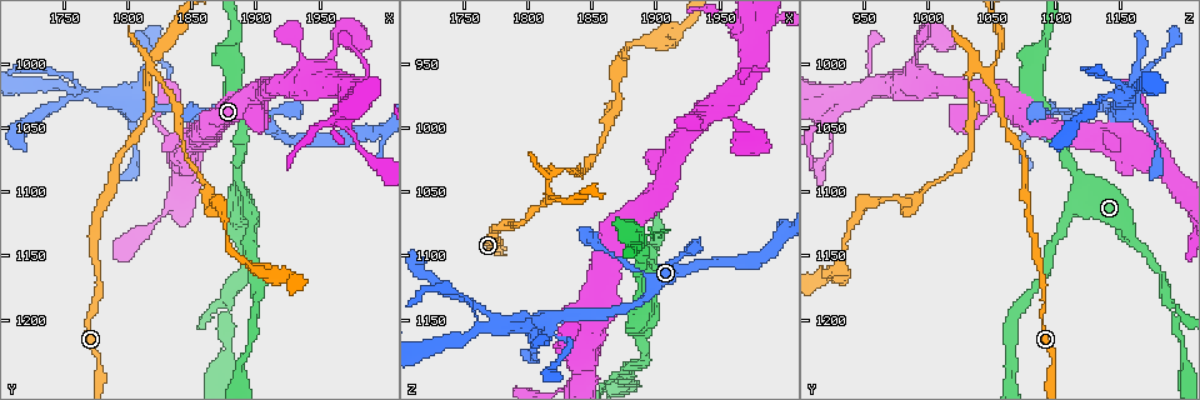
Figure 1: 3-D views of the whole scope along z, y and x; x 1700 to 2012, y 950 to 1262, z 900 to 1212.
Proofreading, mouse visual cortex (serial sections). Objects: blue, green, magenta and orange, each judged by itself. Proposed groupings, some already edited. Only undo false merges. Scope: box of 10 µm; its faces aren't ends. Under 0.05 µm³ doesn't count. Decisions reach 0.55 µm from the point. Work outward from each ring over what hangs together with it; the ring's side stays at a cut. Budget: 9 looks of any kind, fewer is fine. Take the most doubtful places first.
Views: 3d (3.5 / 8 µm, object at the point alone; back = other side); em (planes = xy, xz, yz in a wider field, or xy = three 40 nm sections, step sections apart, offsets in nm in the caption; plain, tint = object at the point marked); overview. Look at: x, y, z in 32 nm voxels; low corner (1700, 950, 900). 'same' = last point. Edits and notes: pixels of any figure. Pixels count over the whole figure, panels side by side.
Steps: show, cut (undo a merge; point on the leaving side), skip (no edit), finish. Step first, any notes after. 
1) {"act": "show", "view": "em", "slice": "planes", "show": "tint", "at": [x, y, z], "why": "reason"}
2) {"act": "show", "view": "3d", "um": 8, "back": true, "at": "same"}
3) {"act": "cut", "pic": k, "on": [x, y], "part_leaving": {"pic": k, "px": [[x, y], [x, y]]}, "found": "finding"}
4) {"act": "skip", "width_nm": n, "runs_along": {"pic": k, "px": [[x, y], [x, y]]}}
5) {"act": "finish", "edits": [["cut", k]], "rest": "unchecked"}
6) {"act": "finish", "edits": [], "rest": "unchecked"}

{"act": "show", "view": "3d", "um": 3.5, "at": [1816, 1006, 1048], "why": "thin neck"}

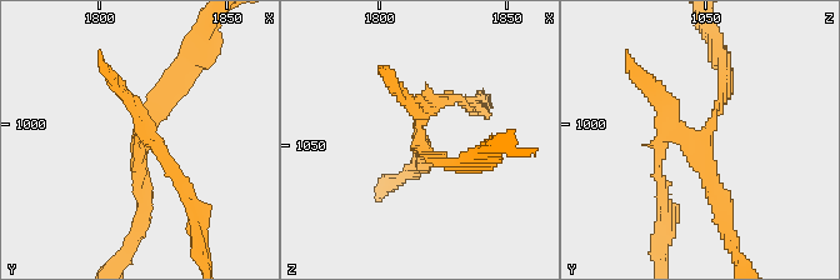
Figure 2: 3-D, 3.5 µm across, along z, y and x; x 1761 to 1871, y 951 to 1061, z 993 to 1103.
{"act": "show", "view": "em", "slice": "planes", "show": "tint", "at": [1815, 1009, 1048], "why": "need the tissue"}

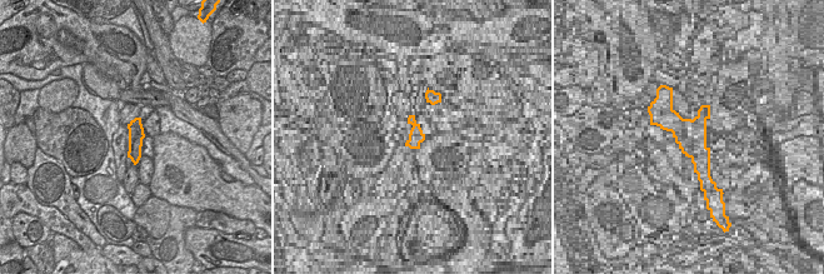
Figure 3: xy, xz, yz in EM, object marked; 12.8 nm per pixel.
{"act": "cut", "pic": 2, "on": [166, 160], "part_leaving": {"pic": 2, "px": [[140, 136], [163, 151], [194, 216]]}, "found": "two cells meet here"}

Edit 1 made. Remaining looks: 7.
{"act": "show", "view": "overview", "why": "redraw"}

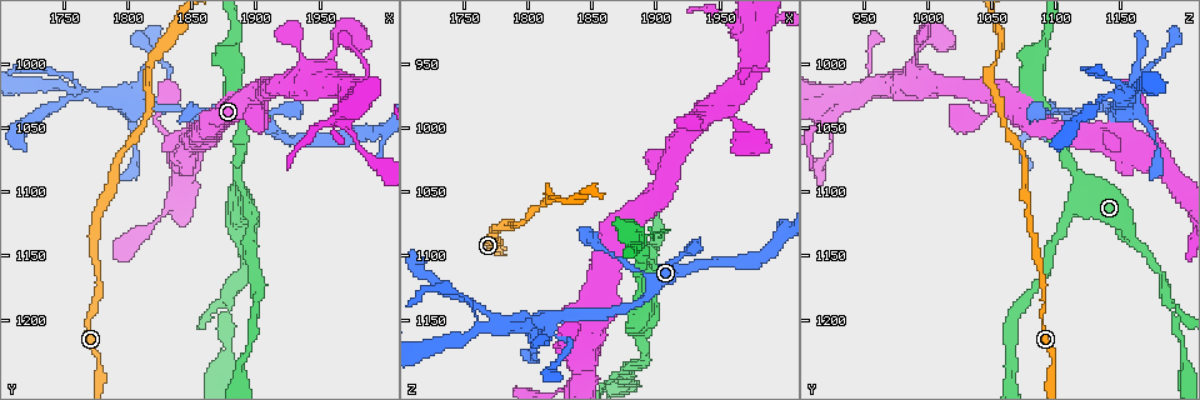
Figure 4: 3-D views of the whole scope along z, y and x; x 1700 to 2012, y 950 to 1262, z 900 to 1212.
{"act": "show", "view": "3d", "um": 3.5, "at": [1880, 1184, 1188]}

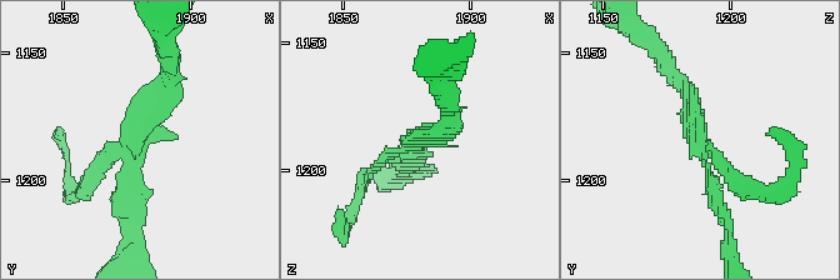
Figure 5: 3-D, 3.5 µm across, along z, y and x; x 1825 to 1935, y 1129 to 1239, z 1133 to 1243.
{"act": "show", "view": "em", "slice": "xy", "step": 3, "show": "tint", "at": [1880, 1186, 1188]}

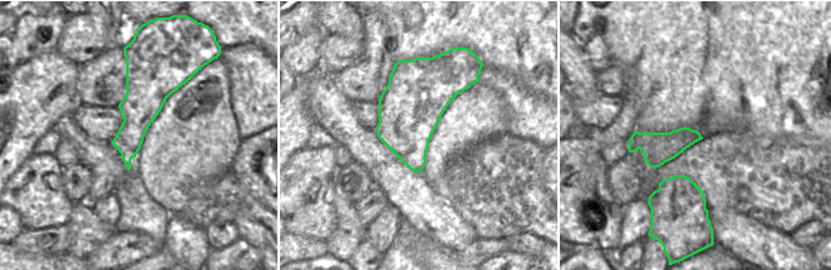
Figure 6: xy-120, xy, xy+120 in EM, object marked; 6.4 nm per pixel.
{"act": "show", "view": "em", "slice": "xy", "step": 2, "show": "tint", "at": "same"}

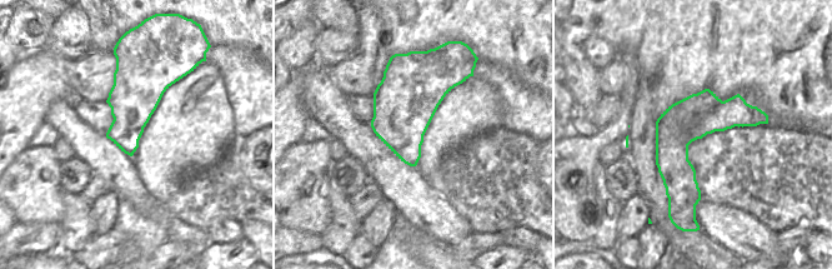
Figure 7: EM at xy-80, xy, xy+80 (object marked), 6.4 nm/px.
{"act": "skip", "arms": 3, "runs_along": {"pic": 5, "px": [[671, 73], [690, 95], [725, 218]]}, "found": "all the same cell"}

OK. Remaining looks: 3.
{"act": "show", "view": "3d", "um": 3.5, "back": true, "at": [1778, 1026, 1150], "why": "two arms at a narrow angle"}

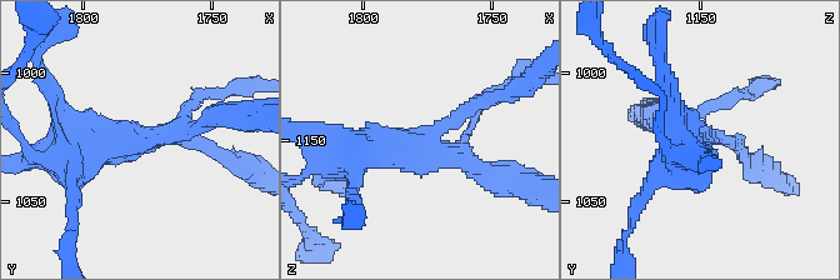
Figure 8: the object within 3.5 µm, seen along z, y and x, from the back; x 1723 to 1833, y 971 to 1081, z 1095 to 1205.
{"act": "show", "view": "em", "slice": "xy", "step": 2, "show": "tint", "at": [1775, 1025, 1151]}

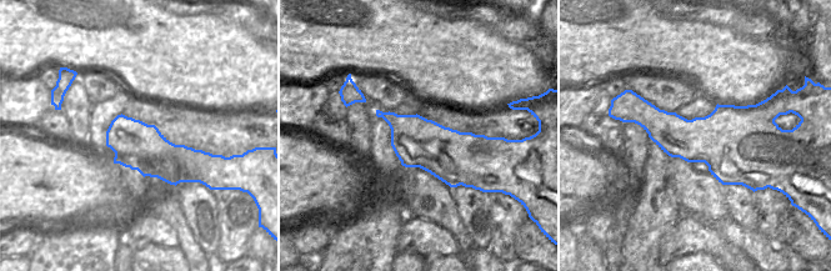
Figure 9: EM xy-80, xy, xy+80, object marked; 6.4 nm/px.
{"act": "skip", "arm_widths_nm": [100, 150, 200, 500], "runs_along": {"pic": 8, "px": [[65, 158], [176, 135], [218, 116]]}, "found": "one cell here"}

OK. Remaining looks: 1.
{"act": "finish", "edits": [["cut", 2]], "rest": "unchecked"}

